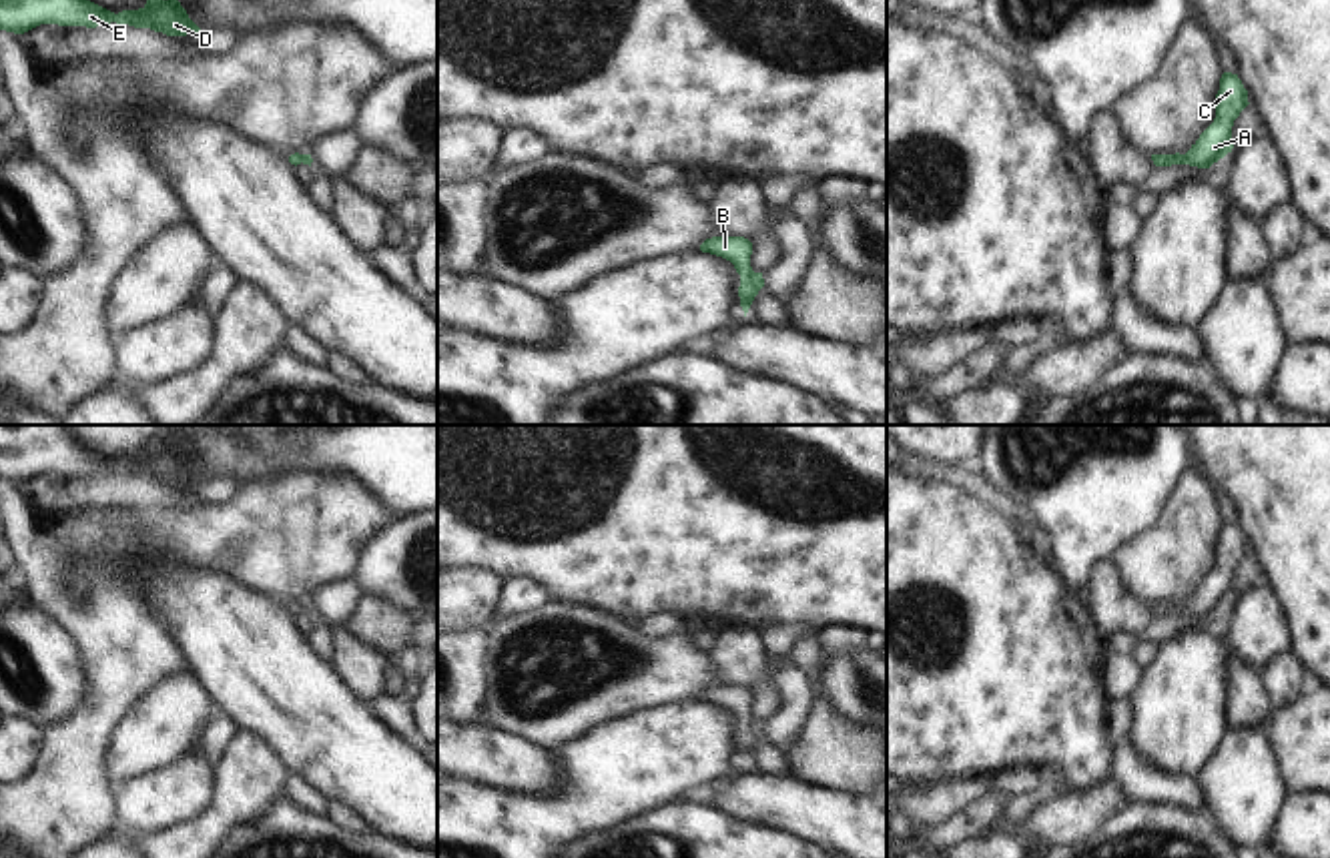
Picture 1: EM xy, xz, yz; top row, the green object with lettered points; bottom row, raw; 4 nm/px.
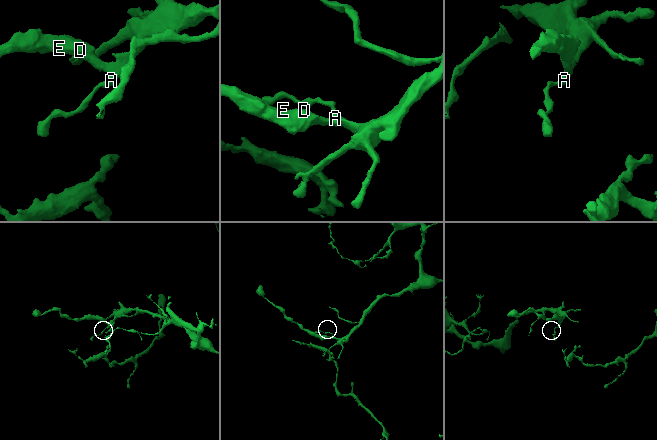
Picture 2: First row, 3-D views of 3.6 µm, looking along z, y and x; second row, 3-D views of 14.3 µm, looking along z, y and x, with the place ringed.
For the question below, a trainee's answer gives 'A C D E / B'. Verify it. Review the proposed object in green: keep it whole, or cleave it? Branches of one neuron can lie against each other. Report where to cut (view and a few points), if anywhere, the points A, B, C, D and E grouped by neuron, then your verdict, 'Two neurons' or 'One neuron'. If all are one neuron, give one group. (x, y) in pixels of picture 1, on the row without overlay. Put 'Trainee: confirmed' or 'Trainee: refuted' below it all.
No split. Groups: A B C D E. One neuron
Trainee: refuted

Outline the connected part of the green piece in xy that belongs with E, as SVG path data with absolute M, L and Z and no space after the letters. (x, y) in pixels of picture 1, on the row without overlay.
M0 425L0 479L24 483L40 473L96 477L110 471L167 485L201 479L177 447L152 445L138 459L114 463L86 449L68 425Z

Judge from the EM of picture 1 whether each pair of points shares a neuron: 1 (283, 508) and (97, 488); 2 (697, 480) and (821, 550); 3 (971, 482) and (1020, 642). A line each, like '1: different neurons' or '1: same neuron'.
1: different neurons
2: same neuron
3: different neurons

